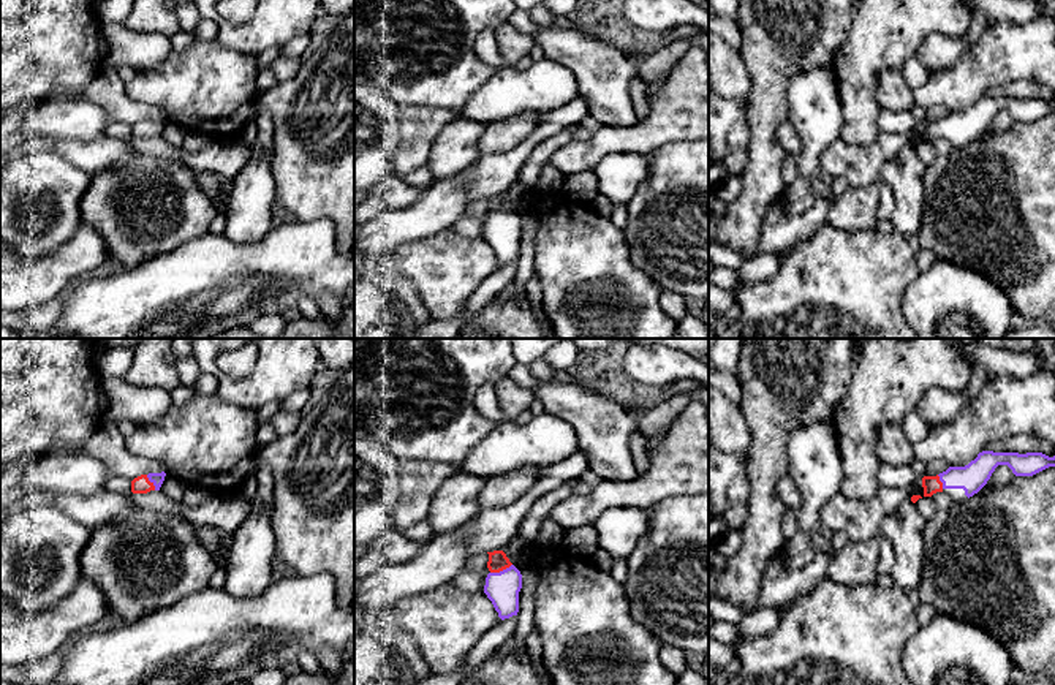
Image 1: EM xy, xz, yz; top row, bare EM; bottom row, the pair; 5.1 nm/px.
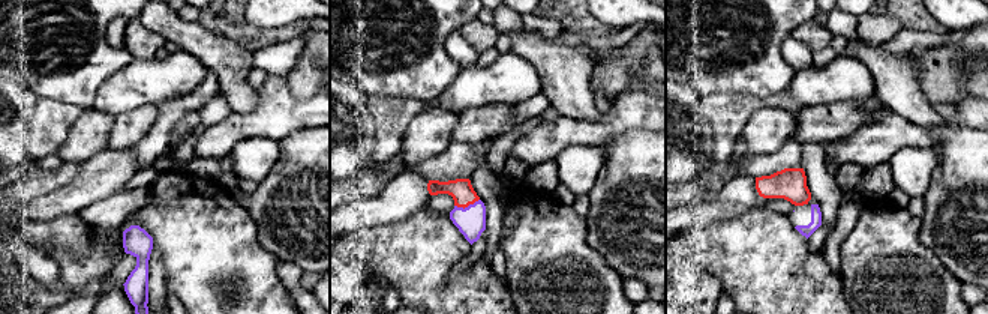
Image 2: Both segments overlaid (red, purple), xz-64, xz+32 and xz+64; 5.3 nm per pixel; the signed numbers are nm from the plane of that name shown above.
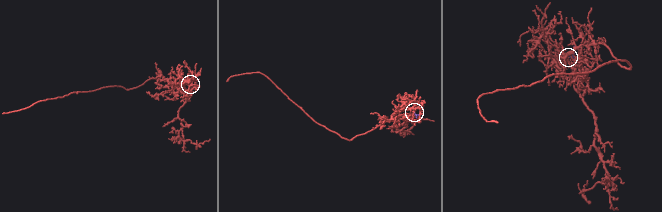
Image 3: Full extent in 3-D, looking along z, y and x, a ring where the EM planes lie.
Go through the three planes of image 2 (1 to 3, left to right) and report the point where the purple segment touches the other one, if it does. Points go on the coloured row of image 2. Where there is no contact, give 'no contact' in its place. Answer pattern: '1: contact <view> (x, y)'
1: no contact
2: contact xz+32 (467, 206)
3: no contact

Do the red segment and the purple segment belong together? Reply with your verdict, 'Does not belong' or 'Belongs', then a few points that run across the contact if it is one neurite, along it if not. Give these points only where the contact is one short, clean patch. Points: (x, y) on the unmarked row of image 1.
Belongs. Line: xz (497, 208), (500, 215), (502, 234)

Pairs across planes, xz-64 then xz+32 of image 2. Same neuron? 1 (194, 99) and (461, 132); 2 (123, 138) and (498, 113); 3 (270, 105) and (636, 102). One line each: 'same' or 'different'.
1: different
2: same
3: same

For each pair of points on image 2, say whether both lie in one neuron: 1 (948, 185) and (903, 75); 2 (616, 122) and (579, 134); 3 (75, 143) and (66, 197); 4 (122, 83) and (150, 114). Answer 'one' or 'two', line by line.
1: one
2: one
3: two
4: two

